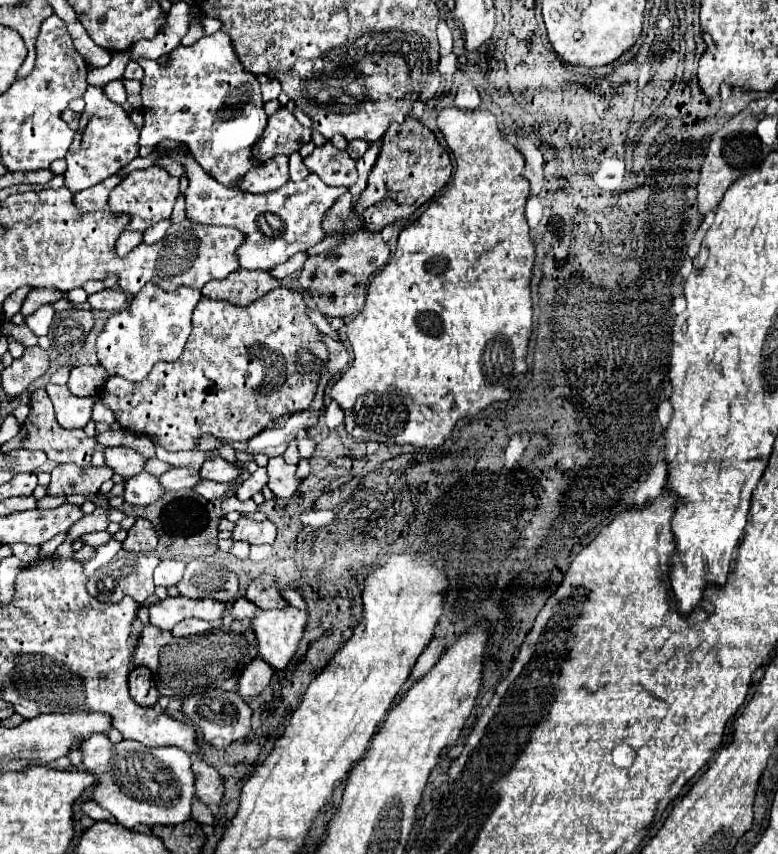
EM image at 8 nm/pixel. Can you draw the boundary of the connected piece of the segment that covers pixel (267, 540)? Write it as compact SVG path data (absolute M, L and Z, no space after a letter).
M242 516L234 530L232 530L232 538L234 540L244 540L250 546L254 544L272 544L276 538L276 526L270 520L264 522L254 522L252 518Z

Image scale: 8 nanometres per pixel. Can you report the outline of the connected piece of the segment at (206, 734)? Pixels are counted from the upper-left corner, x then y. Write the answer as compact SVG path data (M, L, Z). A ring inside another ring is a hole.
M200 690L192 696L188 696L184 702L182 702L182 714L202 732L202 738L208 746L216 748L216 750L222 750L226 748L230 742L238 740L238 738L244 738L250 730L250 716L252 716L252 710L250 706L234 692L226 692L226 690Z

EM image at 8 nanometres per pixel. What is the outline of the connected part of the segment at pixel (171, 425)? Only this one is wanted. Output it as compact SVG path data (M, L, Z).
M288 288L270 290L266 296L256 300L246 308L238 308L226 302L214 300L200 300L192 314L192 332L184 346L182 356L176 362L158 362L150 370L150 374L142 382L128 382L120 376L108 378L104 388L98 396L78 398L74 396L68 386L46 384L46 392L54 404L56 420L62 428L84 428L90 422L92 408L96 402L104 404L114 412L116 422L136 434L144 434L156 440L156 446L168 452L182 452L182 450L196 450L198 440L206 434L222 440L222 444L250 440L252 436L266 430L276 418L290 416L302 412L310 406L318 374L300 374L298 372L298 350L308 348L312 350L318 360L326 360L328 352L320 340L318 328L310 324L306 316L306 304L302 296Z

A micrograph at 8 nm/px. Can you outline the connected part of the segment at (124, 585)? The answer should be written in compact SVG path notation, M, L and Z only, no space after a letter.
M128 554L114 558L110 564L98 568L88 578L88 592L102 602L118 602L122 596L132 596L138 604L154 592L152 572L160 560L152 554Z

